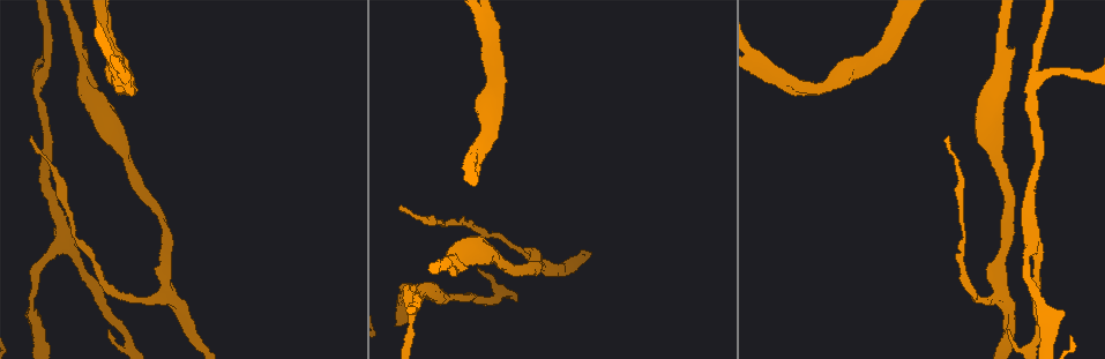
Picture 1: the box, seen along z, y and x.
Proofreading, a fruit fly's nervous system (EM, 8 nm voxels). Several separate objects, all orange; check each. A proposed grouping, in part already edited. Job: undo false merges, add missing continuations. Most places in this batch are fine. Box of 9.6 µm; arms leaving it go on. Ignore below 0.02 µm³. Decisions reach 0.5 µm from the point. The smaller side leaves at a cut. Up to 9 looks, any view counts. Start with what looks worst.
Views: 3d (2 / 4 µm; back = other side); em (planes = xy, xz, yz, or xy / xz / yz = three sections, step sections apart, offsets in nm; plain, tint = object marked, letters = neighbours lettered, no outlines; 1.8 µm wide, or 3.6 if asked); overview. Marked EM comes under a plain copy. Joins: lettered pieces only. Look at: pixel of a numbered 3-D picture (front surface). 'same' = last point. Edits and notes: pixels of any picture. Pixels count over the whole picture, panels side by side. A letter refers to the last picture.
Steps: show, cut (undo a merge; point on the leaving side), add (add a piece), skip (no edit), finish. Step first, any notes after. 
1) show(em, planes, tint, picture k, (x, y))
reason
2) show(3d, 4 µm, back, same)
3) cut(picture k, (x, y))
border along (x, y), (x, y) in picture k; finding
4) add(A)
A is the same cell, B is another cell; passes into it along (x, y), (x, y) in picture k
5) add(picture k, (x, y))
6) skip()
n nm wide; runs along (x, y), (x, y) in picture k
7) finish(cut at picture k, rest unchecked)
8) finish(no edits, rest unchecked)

show(3d, 4 µm, picture 1, (408, 299))
three-way junction

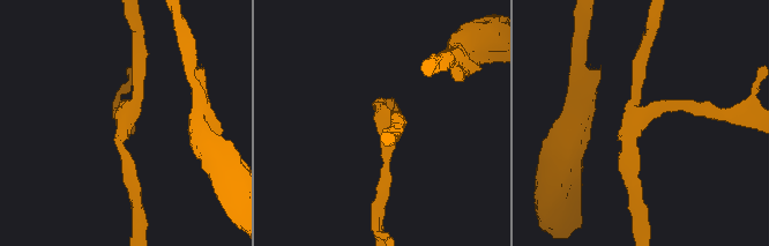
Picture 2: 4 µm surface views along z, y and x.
show(em, 3.6 µm, planes, letters, picture 2, (385, 121))
3 arms; arms of 160, 200, 220 nm

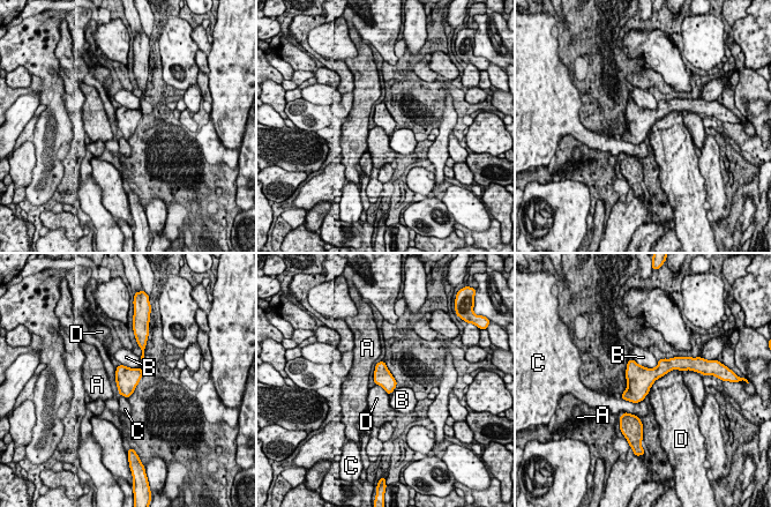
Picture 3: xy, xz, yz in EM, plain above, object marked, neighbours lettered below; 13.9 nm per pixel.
skip()
A, B, C and D are other cells; border along (682, 371), (670, 370), (648, 393) in picture 3; continuous, no second cell

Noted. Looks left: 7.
show(3d, 4 µm, picture 1, (778, 73))
three-way junction

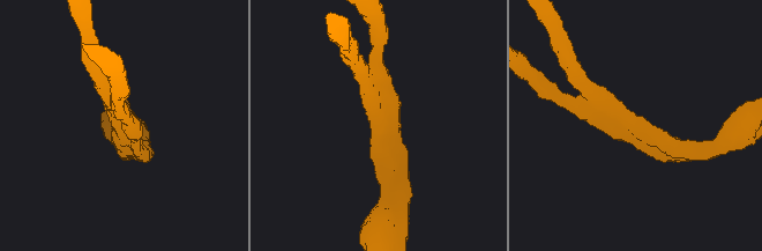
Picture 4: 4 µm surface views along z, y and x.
show(em, planes, letters, picture 4, (381, 124))
3 arms; arms of 220, 260, 300 nm

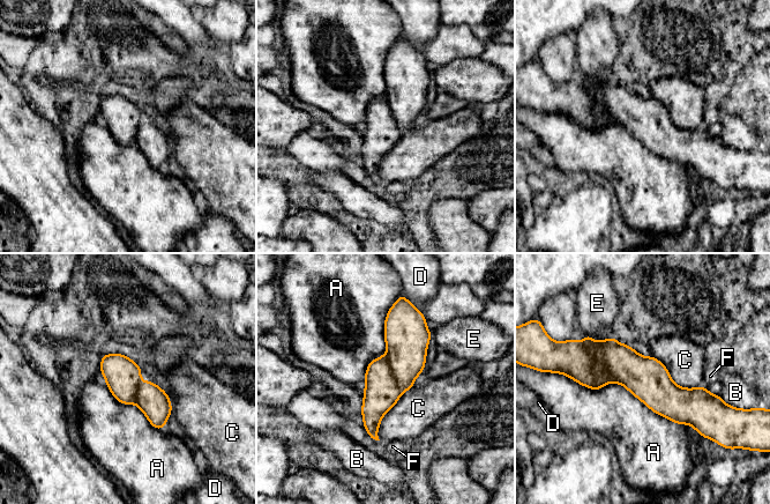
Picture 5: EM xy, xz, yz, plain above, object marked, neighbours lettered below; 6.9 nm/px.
skip()
A, B, C, D, E and F are other cells; runs along (575, 377), (711, 400) in picture 5; one cell here

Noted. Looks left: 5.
show(3d, 4 µm, picture 1, (1008, 219))
thin neck

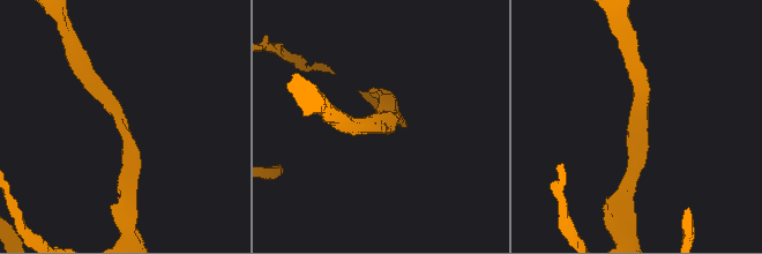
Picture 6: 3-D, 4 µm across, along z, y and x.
show(em, yz, step 4, tint, picture 6, (639, 126))
arms of 220, 260 nm

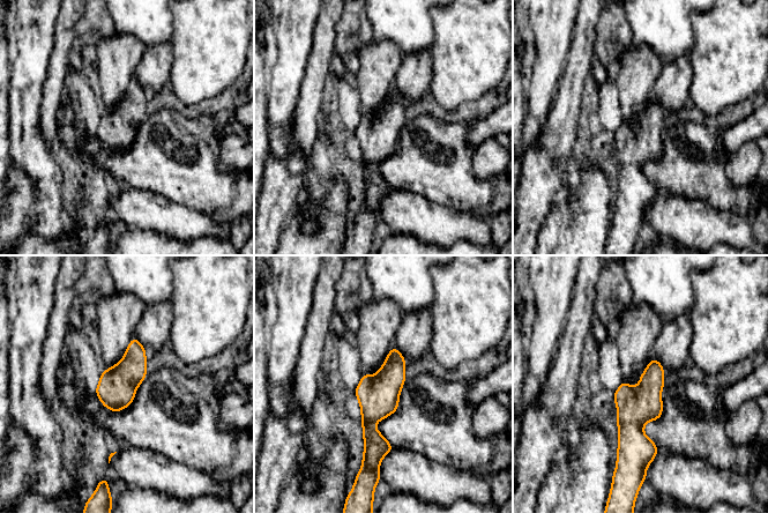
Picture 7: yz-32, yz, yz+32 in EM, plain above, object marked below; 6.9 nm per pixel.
show(em, planes, letters, same)
another direction

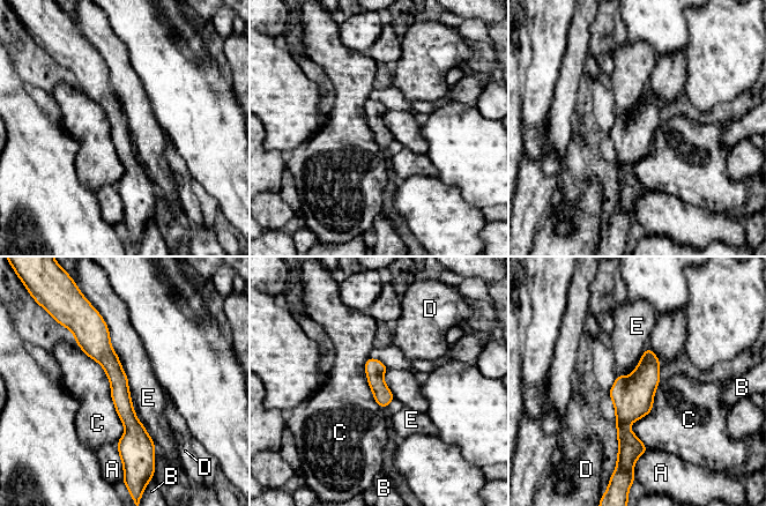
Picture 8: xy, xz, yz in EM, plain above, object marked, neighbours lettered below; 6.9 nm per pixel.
skip()
A, B, C, D and E are other cells; runs along (99, 320), (99, 349), (129, 419), (126, 455) in picture 8; continuous, no second cell

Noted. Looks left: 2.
show(em, planes, letters, picture 1, (949, 138))
end of a long branch

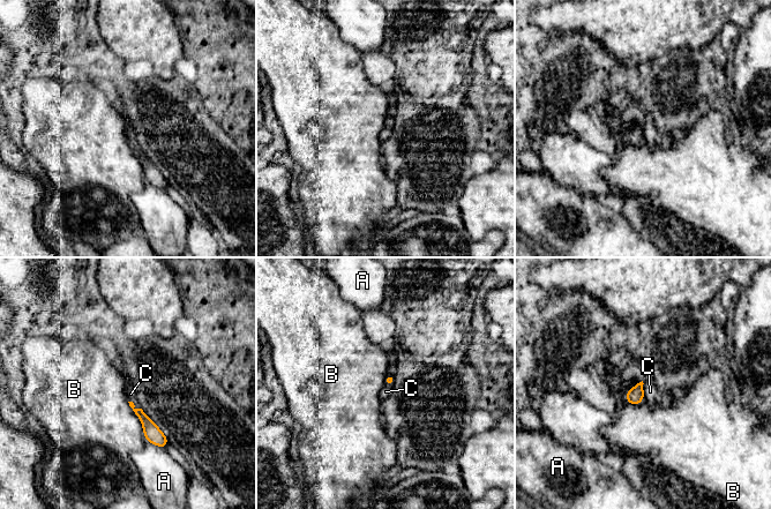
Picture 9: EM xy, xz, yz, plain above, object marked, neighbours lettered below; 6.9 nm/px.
skip()
A, B and C are other cells; border along (128, 401), (141, 409) in picture 9; no lettered piece goes on from it

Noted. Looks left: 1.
finish(no edits, rest unchecked)

